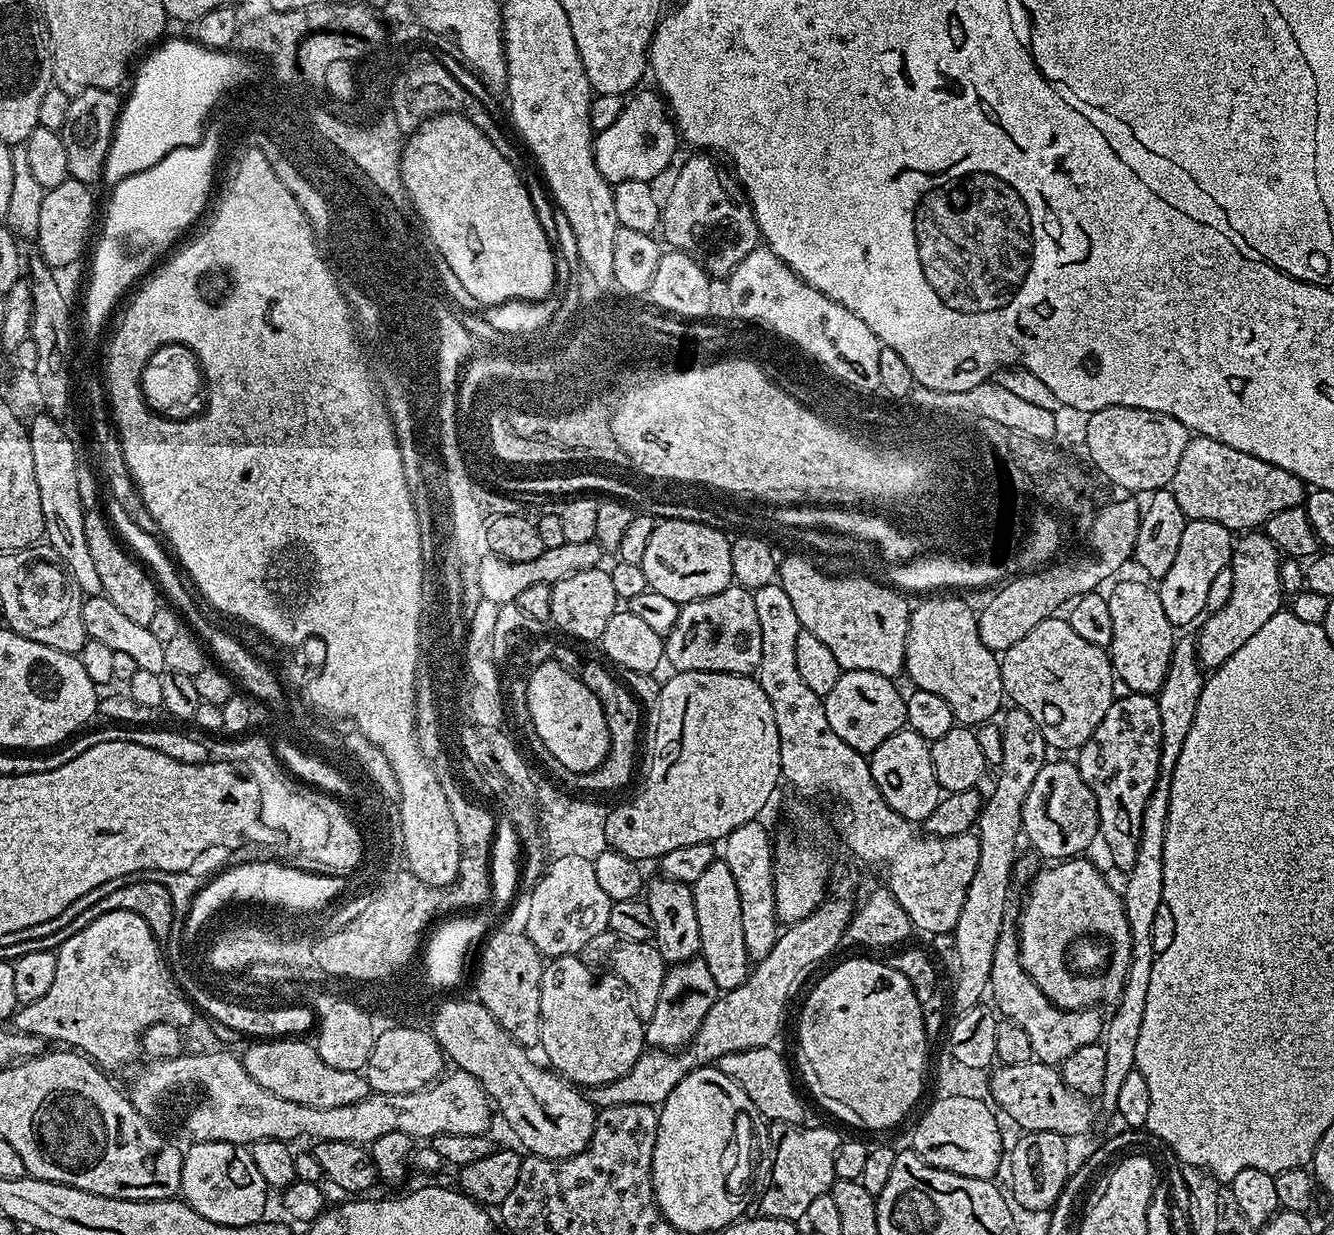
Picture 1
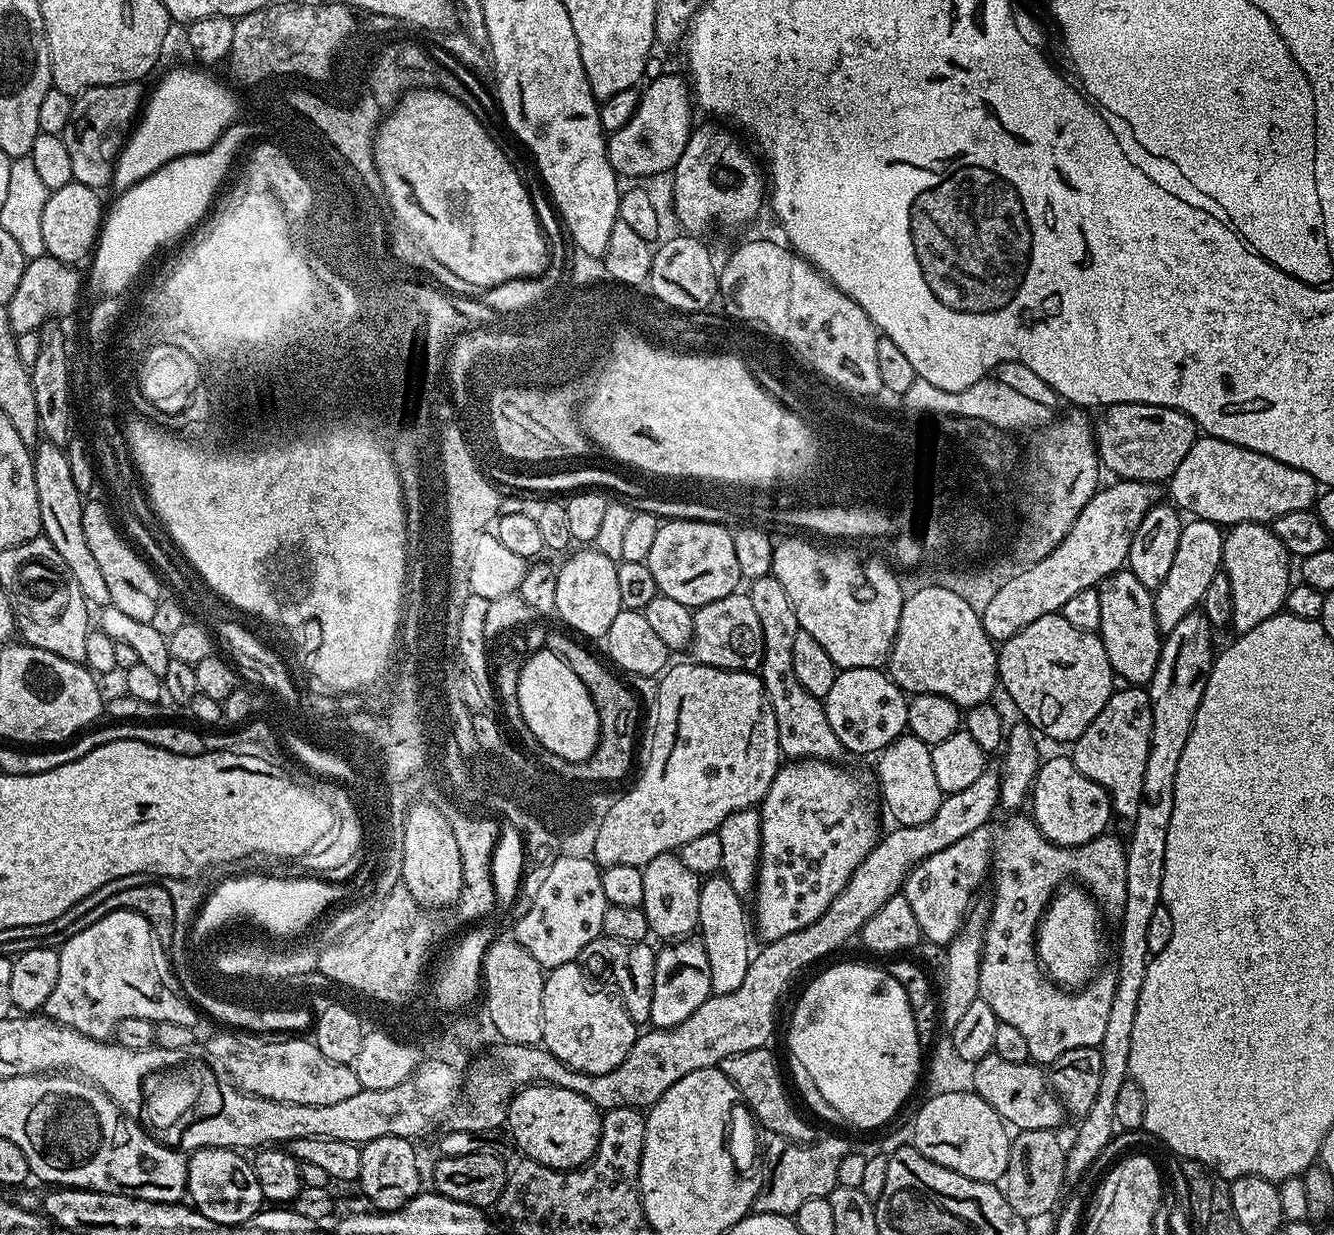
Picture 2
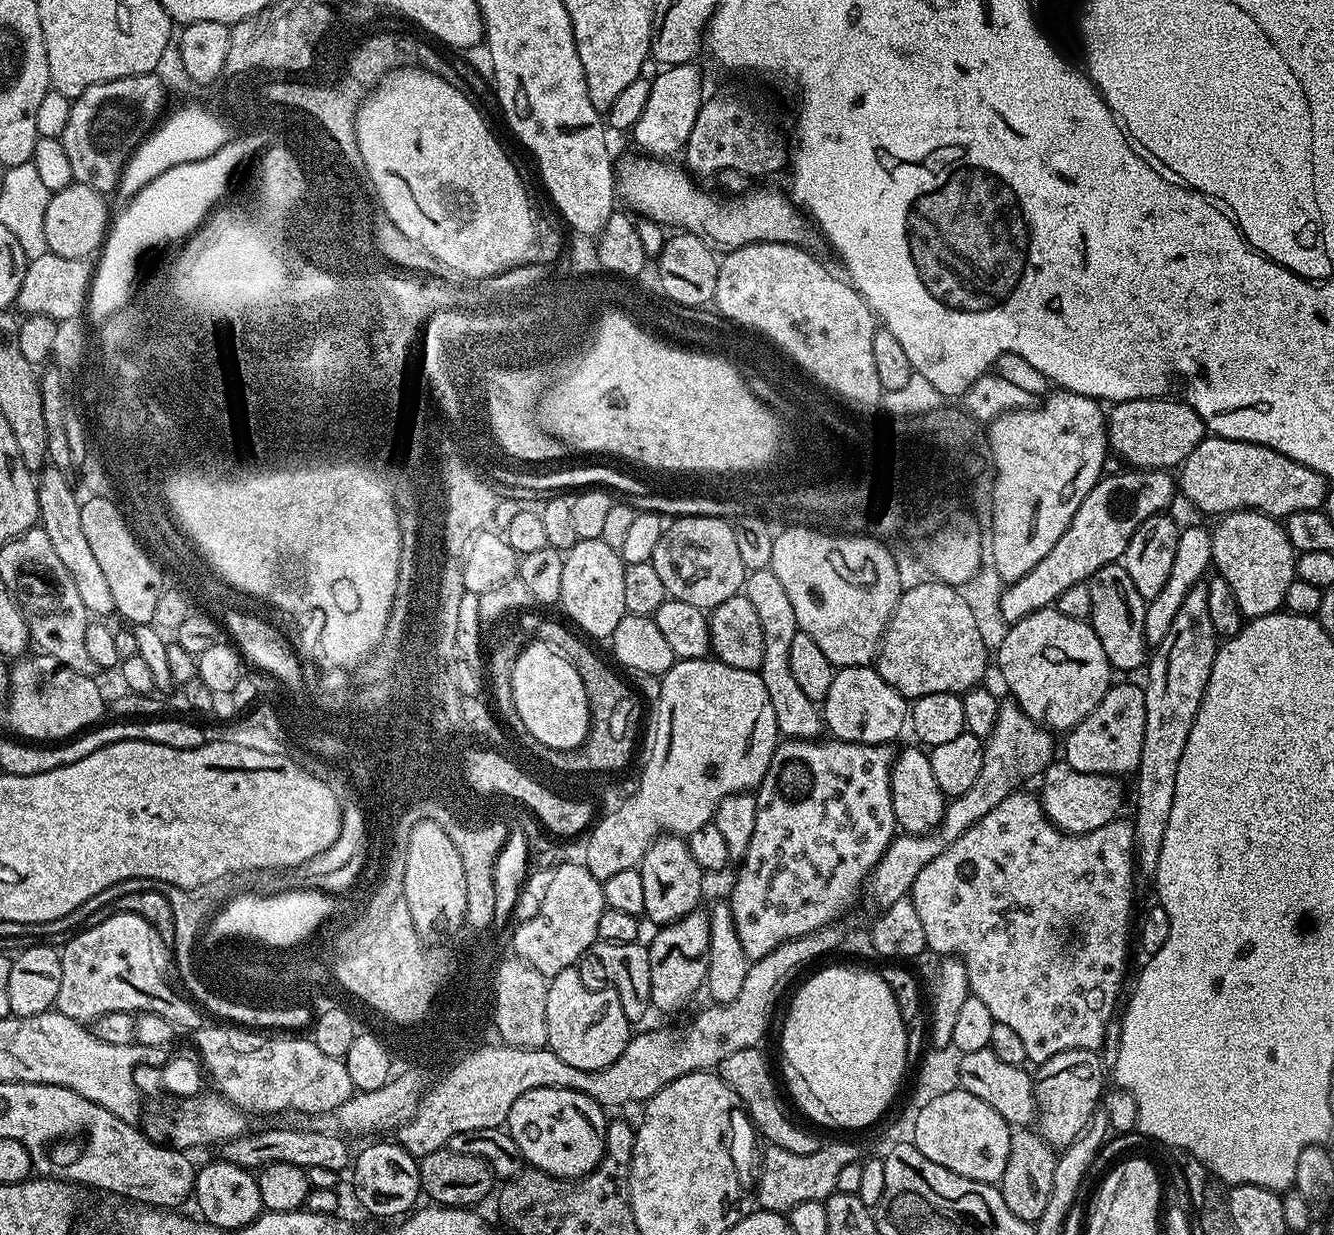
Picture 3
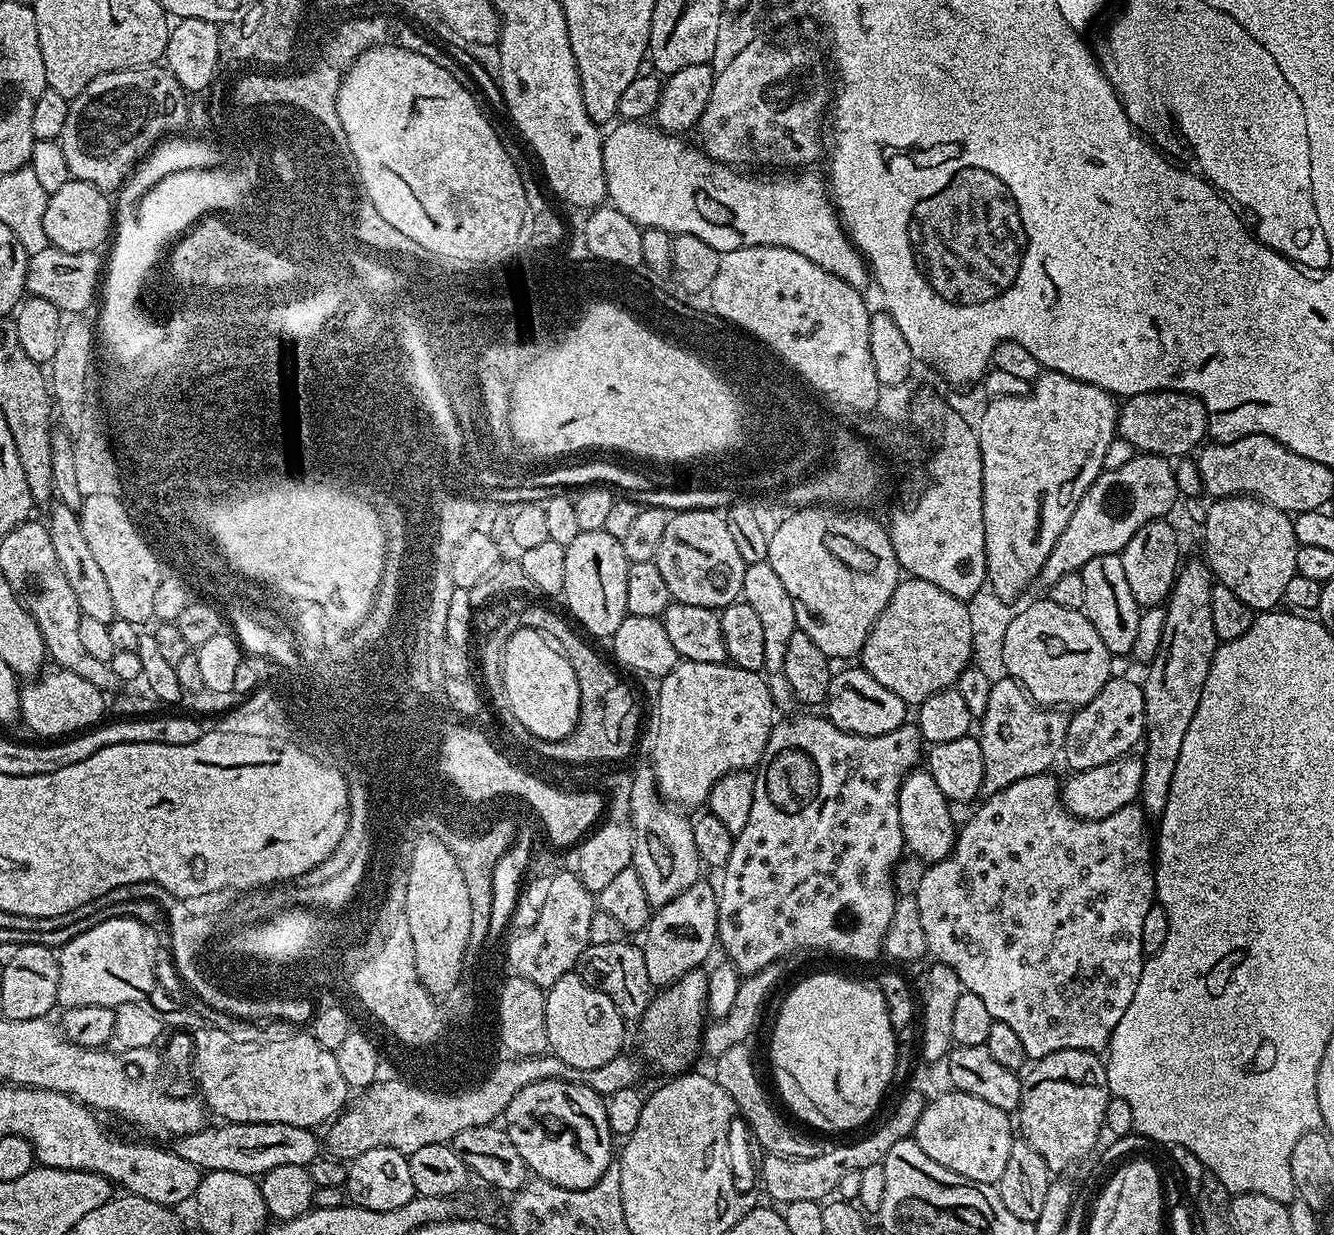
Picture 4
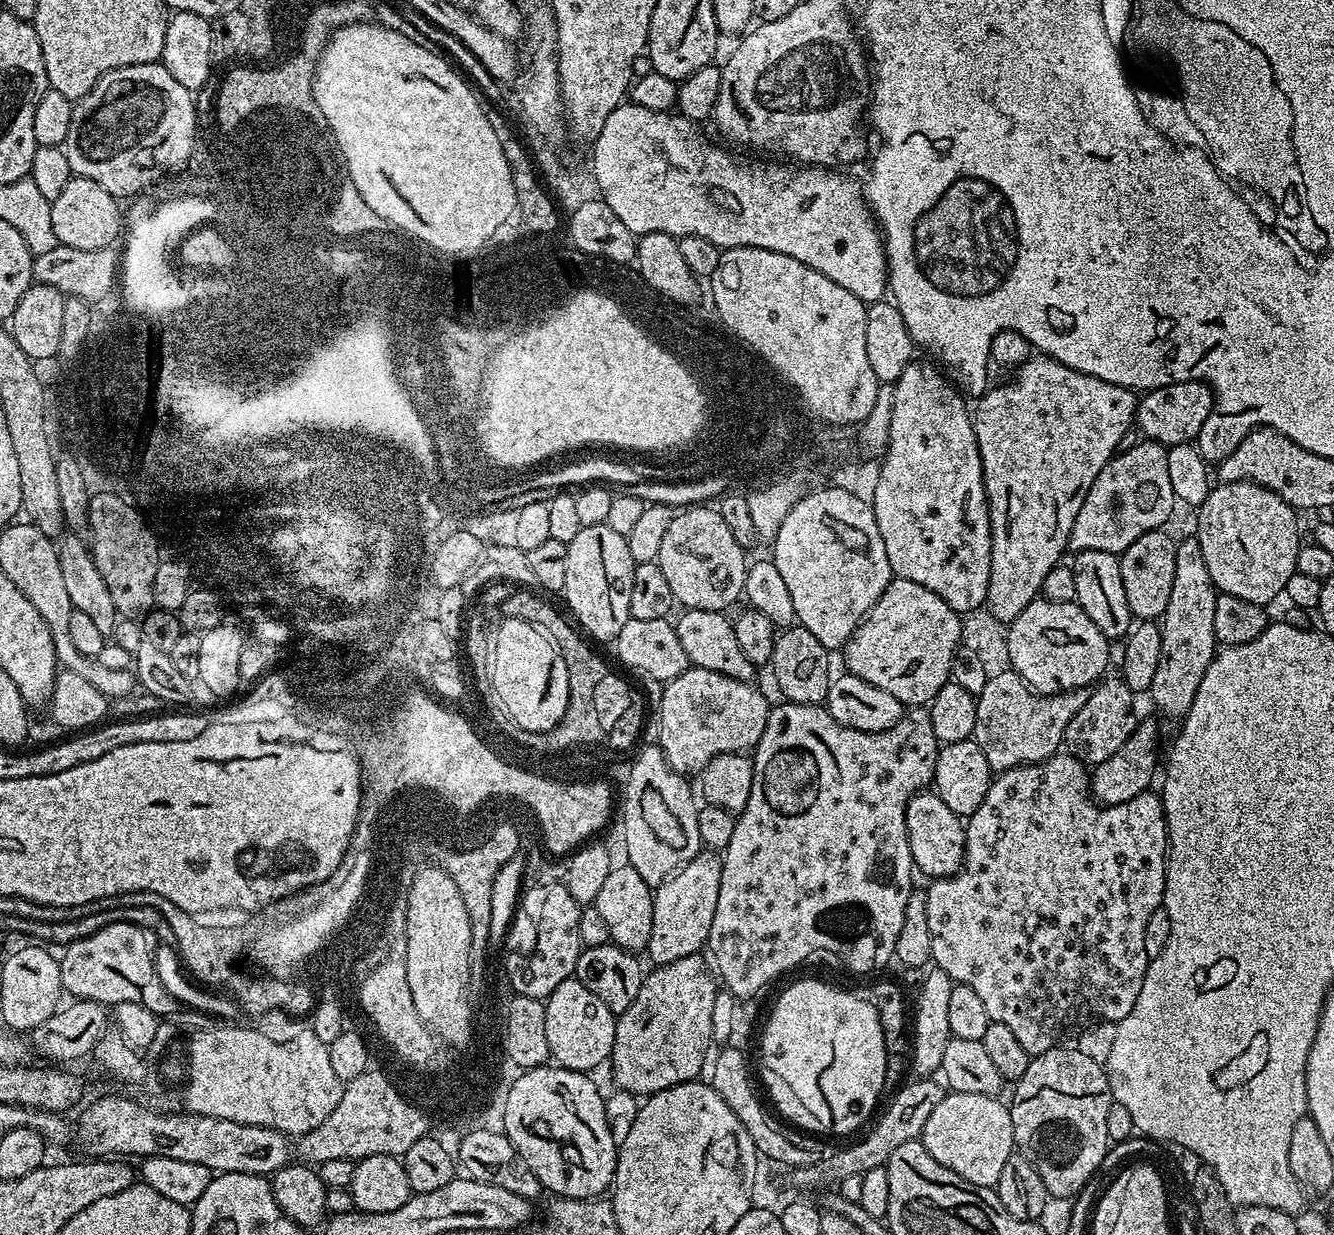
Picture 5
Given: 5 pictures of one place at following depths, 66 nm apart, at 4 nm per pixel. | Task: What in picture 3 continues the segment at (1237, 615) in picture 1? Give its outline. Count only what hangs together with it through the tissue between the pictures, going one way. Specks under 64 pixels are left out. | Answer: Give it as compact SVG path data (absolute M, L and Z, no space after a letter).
M1245 510L1227 513L1215 521L1216 528L1212 534L1212 564L1215 571L1234 590L1234 598L1238 602L1240 612L1246 618L1265 616L1271 612L1279 612L1284 608L1286 590L1290 582L1296 579L1297 551L1292 547L1283 523L1279 519L1267 516L1265 512Z

